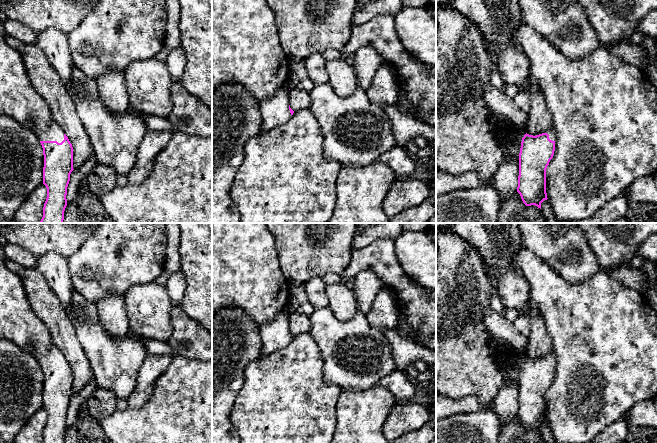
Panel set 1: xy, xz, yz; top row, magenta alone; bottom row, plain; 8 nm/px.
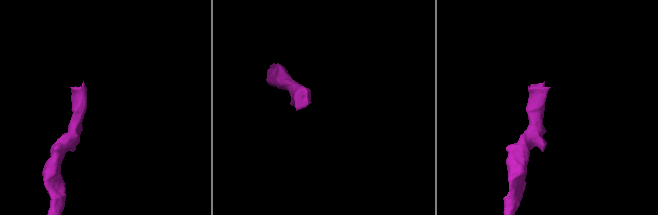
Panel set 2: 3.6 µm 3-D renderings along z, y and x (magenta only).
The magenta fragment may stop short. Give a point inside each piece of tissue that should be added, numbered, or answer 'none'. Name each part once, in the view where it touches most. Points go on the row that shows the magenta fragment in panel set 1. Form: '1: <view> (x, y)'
1: xy (54, 132)

